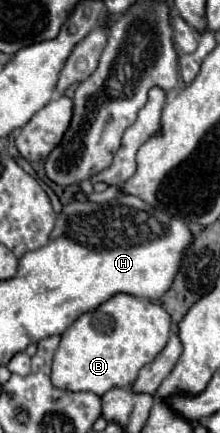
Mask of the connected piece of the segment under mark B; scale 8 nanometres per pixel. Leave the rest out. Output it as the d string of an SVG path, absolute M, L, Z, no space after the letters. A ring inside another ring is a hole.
M117 293L99 309L83 313L63 335L53 357L51 381L59 389L67 391L91 391L105 395L115 387L129 387L143 365L151 363L165 347L169 339L171 317L161 305L137 299L133 295ZM107 315L107 331L105 331Z

